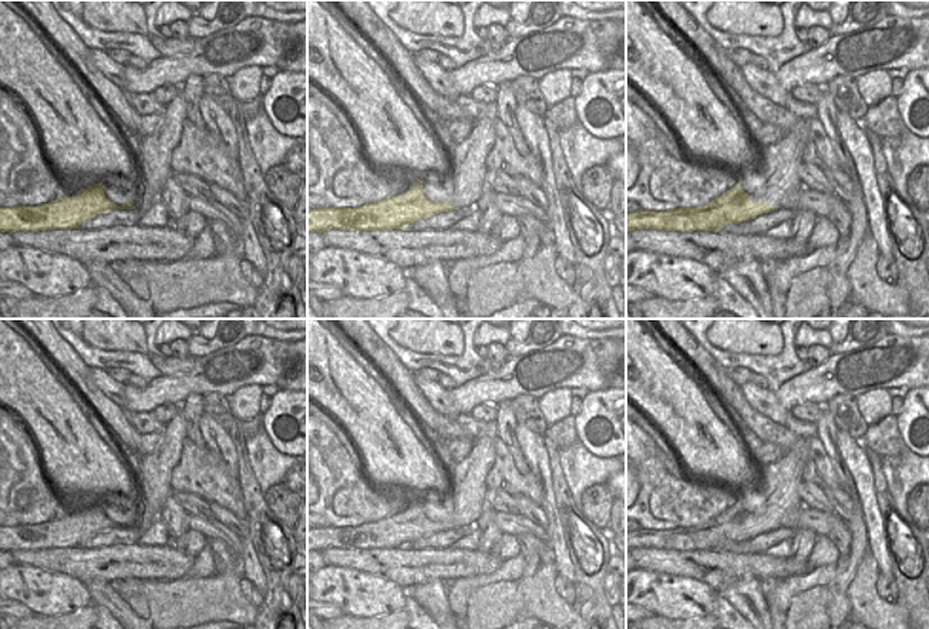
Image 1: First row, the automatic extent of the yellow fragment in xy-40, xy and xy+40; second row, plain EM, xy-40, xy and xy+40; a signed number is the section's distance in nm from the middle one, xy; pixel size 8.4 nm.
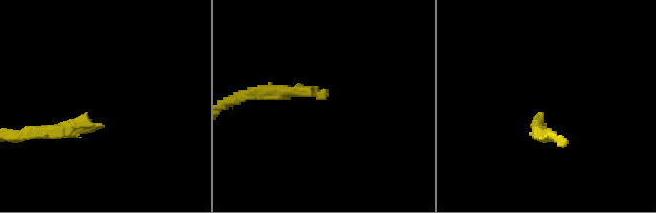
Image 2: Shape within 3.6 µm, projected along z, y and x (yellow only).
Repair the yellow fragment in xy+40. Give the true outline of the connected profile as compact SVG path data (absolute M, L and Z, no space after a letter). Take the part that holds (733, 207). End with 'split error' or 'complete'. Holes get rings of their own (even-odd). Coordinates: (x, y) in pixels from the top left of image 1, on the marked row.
M800 118L778 144L770 144L764 149L757 149L754 159L738 168L740 181L726 194L717 196L704 206L677 208L666 212L640 209L637 212L626 213L626 233L635 229L679 232L723 231L727 223L750 221L780 208L797 208L797 201L802 191L802 151L808 139L809 118Z | split error

